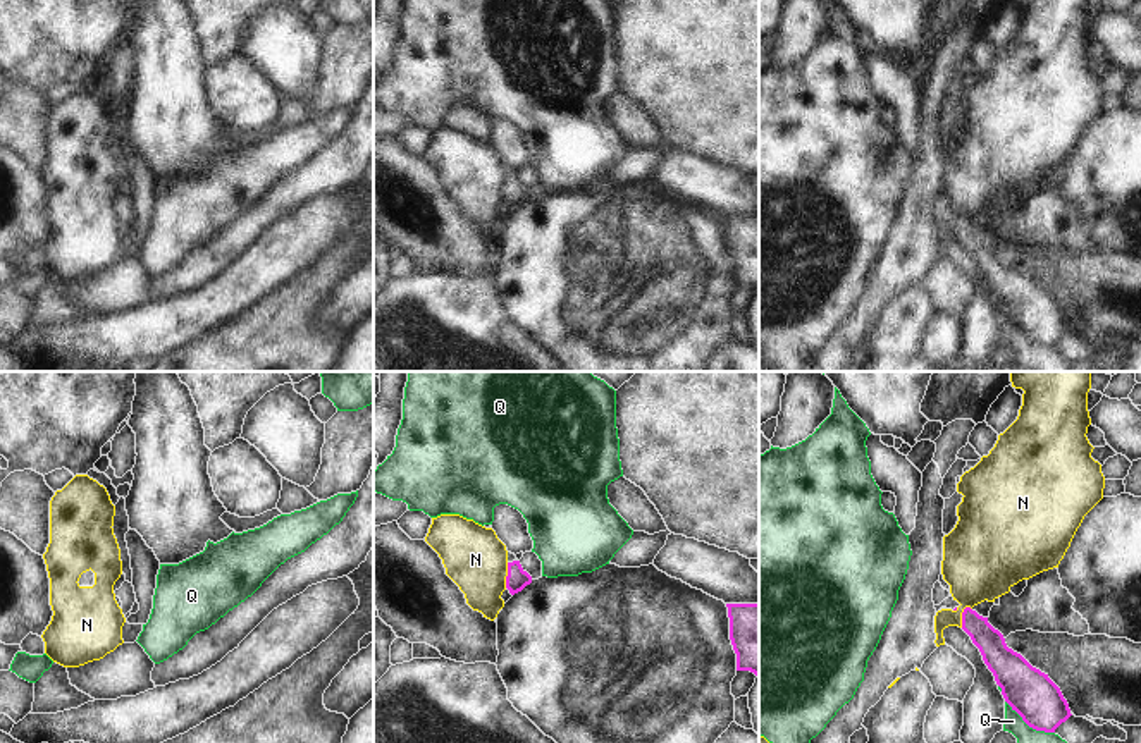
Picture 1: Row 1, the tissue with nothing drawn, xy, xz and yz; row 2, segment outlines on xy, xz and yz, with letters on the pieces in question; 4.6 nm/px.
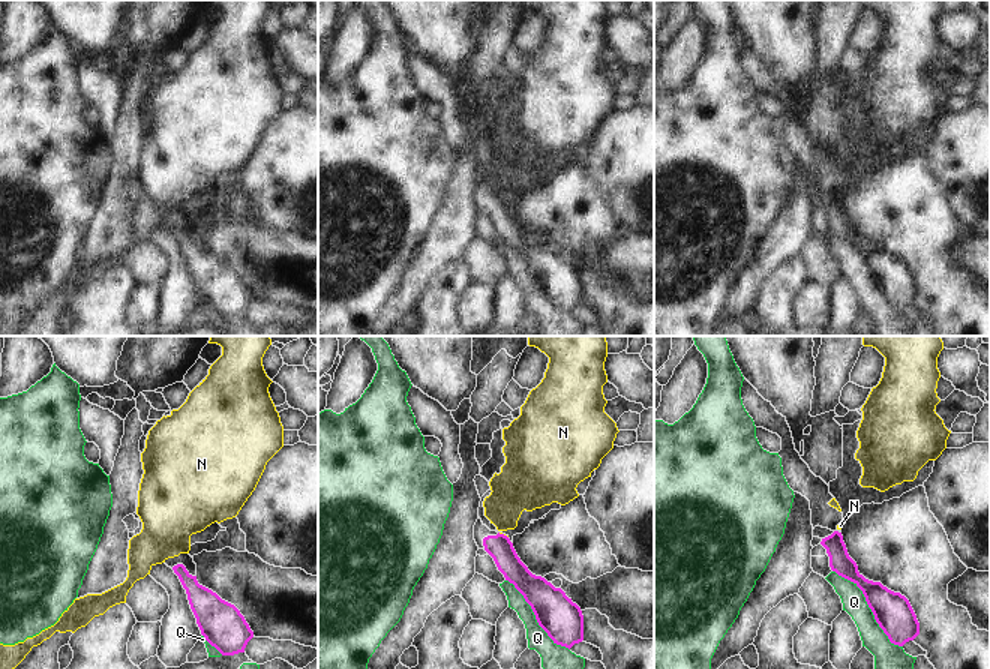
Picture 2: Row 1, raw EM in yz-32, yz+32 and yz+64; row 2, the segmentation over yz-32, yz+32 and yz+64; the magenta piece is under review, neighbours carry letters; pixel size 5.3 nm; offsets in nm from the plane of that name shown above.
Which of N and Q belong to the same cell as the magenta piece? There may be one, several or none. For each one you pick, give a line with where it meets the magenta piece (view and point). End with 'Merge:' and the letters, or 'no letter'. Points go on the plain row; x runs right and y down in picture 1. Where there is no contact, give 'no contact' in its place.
Merge: no letter

